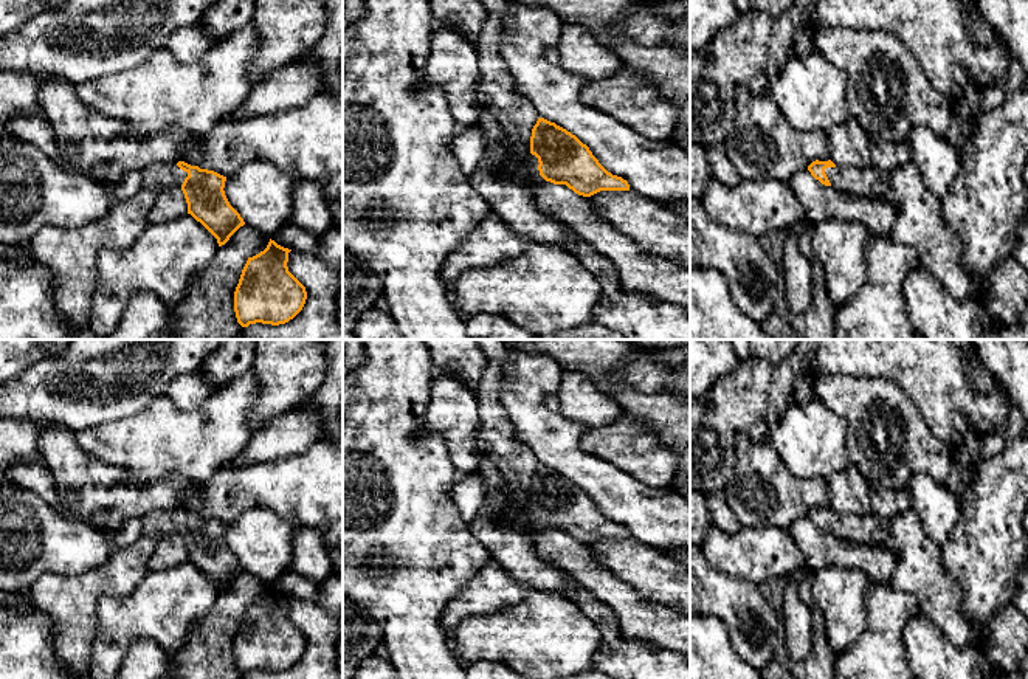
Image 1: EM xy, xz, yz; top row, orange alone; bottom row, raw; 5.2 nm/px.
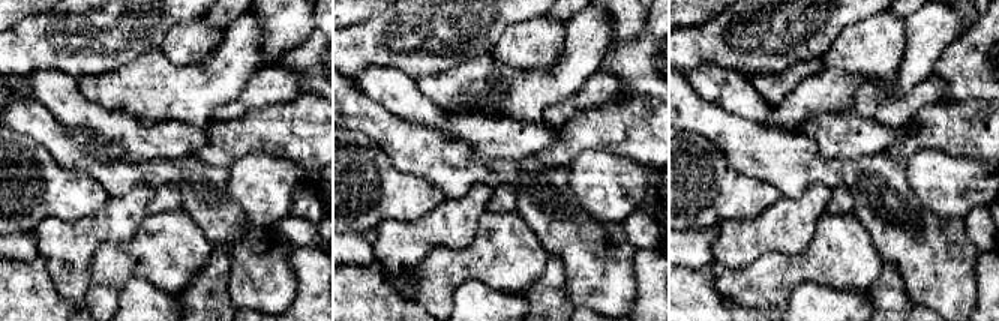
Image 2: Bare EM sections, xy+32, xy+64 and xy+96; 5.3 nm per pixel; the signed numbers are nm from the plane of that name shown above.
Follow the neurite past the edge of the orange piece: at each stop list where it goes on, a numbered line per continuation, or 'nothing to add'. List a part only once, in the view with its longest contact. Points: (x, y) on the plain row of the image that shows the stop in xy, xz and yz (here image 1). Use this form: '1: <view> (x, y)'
1: xz (523, 518)

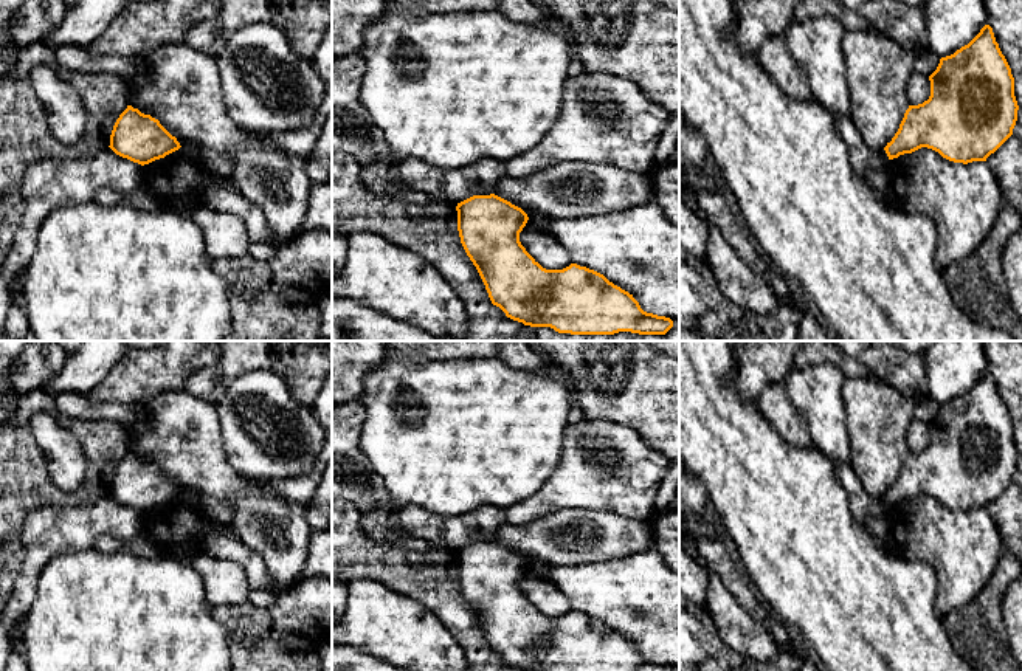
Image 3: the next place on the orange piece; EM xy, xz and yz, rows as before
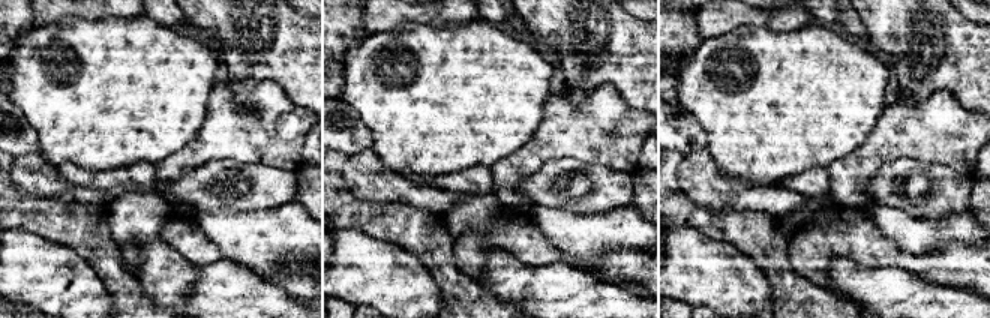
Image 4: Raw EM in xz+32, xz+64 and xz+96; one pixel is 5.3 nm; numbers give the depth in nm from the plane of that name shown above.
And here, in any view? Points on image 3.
nothing to add

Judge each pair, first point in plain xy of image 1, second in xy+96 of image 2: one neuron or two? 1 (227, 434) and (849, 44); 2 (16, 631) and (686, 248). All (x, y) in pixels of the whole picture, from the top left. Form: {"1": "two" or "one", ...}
{"1": "two", "2": "two"}

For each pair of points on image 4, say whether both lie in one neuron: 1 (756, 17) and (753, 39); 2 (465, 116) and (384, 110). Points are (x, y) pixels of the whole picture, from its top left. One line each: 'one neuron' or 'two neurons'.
1: two neurons
2: one neuron

